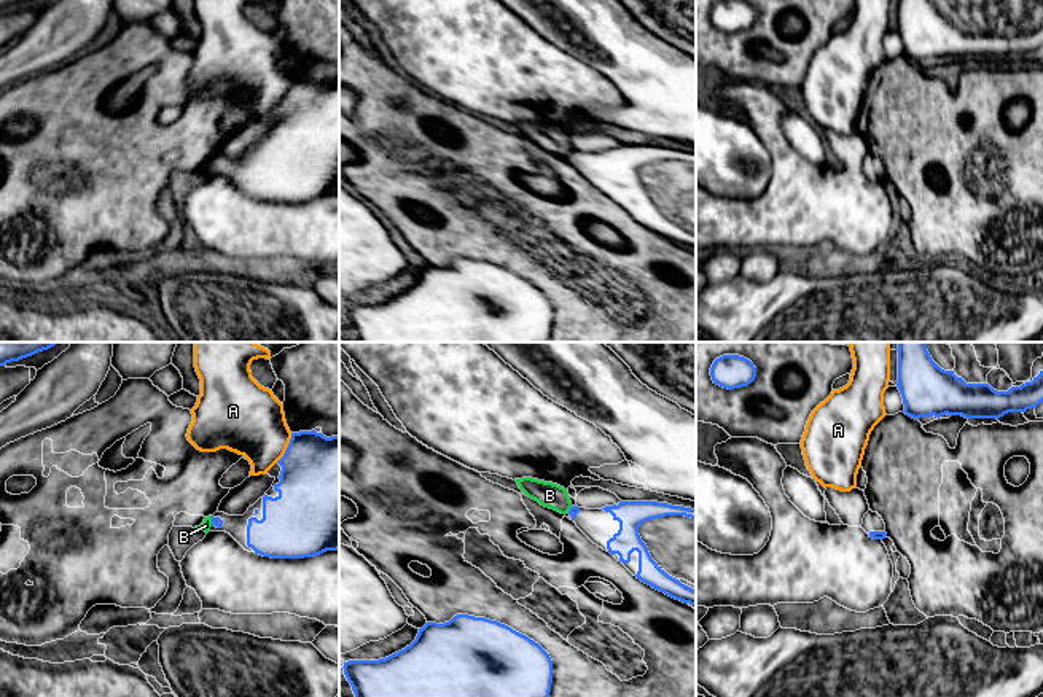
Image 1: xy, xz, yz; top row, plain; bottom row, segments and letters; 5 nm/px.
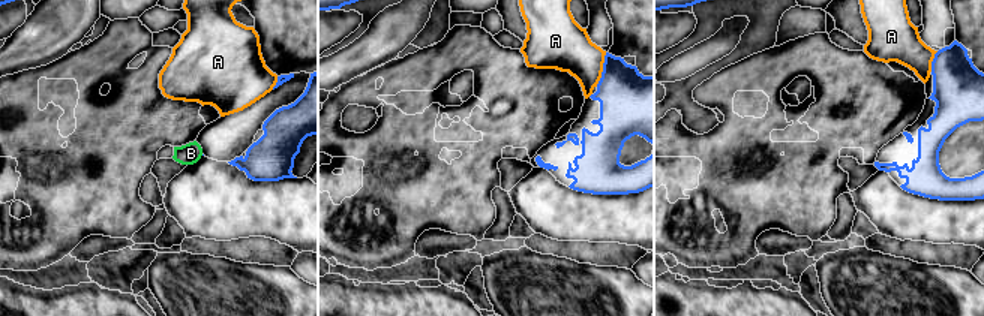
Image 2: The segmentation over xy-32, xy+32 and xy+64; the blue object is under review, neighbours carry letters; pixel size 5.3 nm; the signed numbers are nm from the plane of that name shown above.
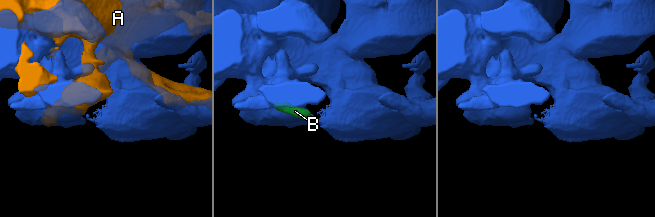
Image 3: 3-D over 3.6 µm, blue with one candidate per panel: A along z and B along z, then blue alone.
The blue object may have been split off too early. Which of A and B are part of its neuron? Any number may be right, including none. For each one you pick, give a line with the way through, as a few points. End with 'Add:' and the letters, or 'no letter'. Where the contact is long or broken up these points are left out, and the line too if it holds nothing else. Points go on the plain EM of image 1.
Add: no letter

